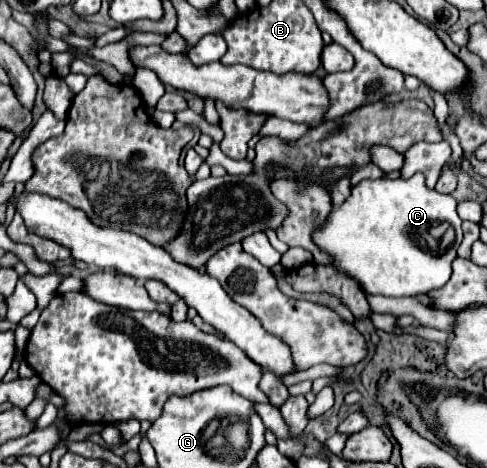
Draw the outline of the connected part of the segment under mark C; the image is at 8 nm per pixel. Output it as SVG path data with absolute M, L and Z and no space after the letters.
M422 174L408 180L362 180L338 208L332 208L326 224L314 232L314 242L334 258L334 268L358 280L370 294L416 296L442 288L452 276L452 260L462 242L462 220L456 212L456 200L450 194L428 190Z

